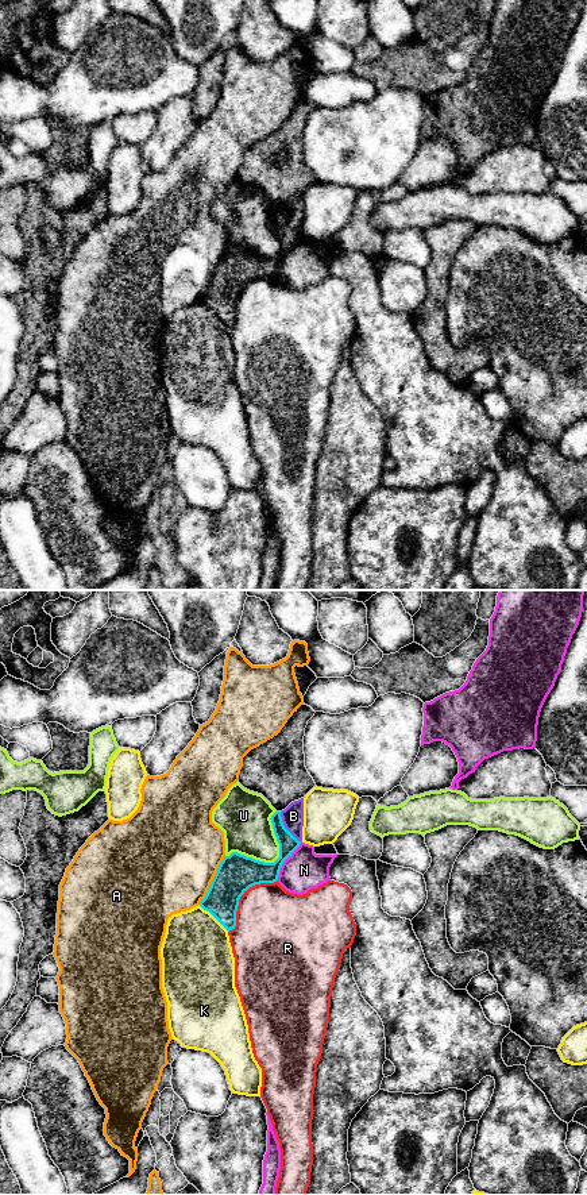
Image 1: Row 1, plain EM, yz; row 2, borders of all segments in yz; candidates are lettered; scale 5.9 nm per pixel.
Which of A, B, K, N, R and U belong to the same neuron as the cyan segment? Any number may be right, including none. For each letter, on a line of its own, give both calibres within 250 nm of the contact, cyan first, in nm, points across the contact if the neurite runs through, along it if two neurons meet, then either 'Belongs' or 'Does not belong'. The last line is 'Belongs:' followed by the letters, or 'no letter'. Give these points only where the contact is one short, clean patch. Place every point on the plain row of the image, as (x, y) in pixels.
A: Thickness 220 nm (cyan) against 480 nm. Does not belong
B: Thickness 110 nm (cyan) against 130 nm. Boundary: yz (280, 207), (282, 219), (301, 236). Does not belong
K: Thickness 200 nm (cyan) against 420 nm. Does not belong
N: Thickness 190 nm (cyan) against 240 nm. Does not belong
R: Thickness 220 nm (cyan) against 440 nm. Does not belong
U: Thickness 220 nm (cyan) against 280 nm. Does not belong
Belongs: no letter

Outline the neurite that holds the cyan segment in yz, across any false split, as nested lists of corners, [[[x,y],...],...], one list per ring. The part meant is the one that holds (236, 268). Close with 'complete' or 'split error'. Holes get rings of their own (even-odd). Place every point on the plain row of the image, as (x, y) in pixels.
[[[275,207],[270,215],[279,239],[279,253],[274,258],[264,258],[237,247],[224,251],[205,293],[200,297],[200,301],[209,307],[228,327],[236,321],[240,292],[255,280],[277,277],[283,257],[301,239],[285,223],[281,207]]]; complete

